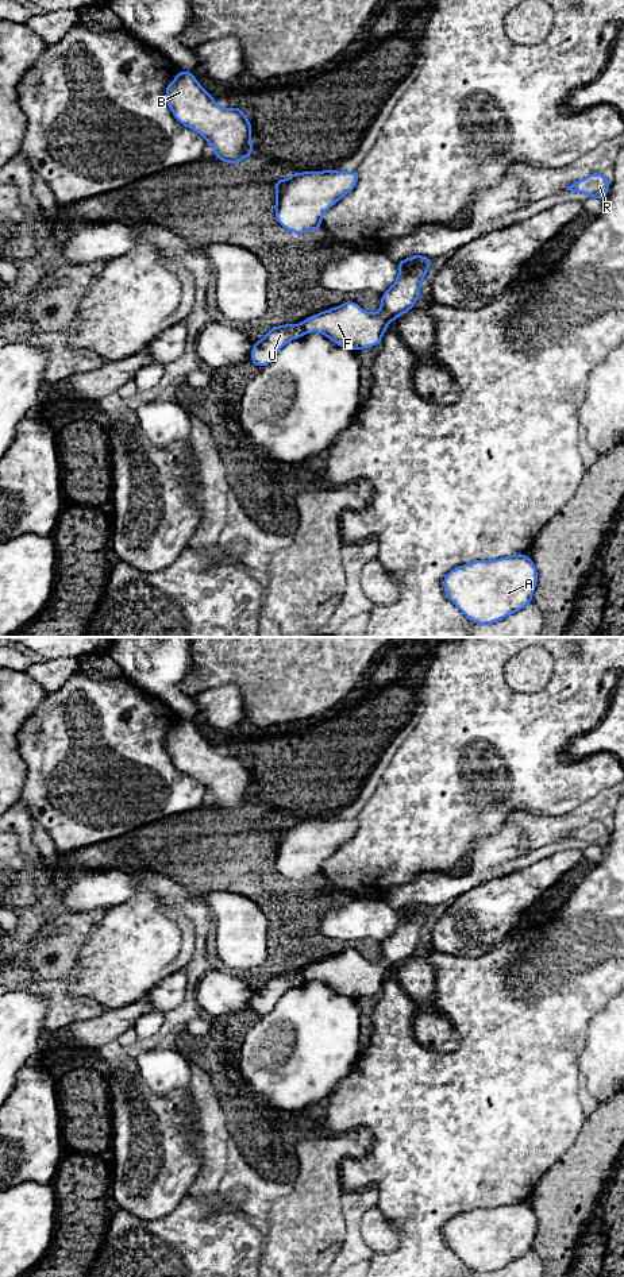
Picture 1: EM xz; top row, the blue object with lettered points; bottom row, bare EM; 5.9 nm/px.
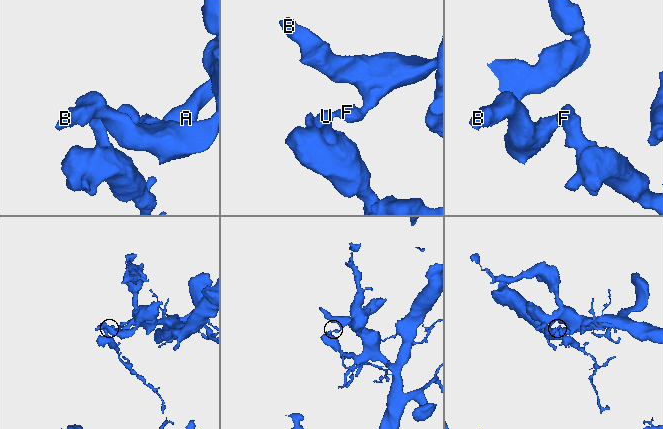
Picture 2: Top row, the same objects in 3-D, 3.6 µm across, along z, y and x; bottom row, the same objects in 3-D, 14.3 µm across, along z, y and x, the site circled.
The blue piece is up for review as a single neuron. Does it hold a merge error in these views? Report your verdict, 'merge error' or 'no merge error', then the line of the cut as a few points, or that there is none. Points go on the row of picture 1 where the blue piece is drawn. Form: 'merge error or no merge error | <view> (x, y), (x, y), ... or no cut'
merge error | xz (300, 324), (305, 332)

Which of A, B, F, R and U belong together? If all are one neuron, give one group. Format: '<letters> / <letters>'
A B F R / U

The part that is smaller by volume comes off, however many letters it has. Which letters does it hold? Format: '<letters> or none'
U

